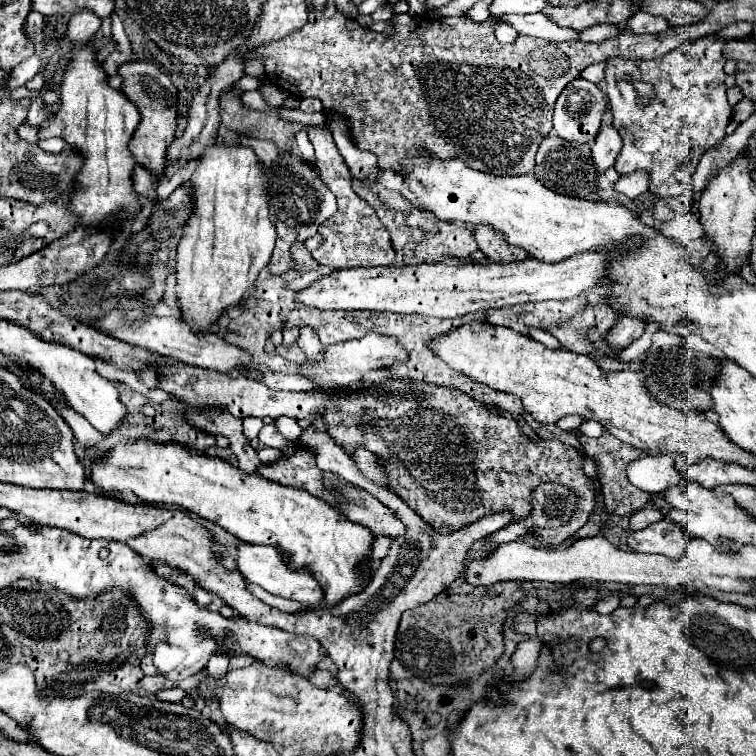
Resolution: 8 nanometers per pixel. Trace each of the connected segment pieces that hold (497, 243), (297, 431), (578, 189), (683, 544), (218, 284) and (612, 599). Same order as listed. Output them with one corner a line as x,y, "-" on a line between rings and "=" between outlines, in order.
475,227
475,241
489,261
517,263
527,259
527,251
519,247
511,247
501,235
495,235
491,227
=
279,417
275,420
278,431
285,437
285,439
290,441
296,441
300,438
302,429
299,427
295,419
289,417
=
547,135
537,151
535,177
551,191
577,197
577,199
597,199
597,169
591,159
589,145
571,143
567,139
559,139
557,135
=
659,521
641,531
631,531
627,545
639,553
661,553
671,559
681,559
687,549
687,537
679,523
=
215,143
207,153
203,153
201,157
201,163
199,167
195,169
195,173
191,175
189,183
195,187
195,215
187,221
187,225
183,227
183,239
177,247
177,297
179,297
179,305
181,305
181,311
185,313
185,321
187,325
193,327
193,331
203,331
207,327
211,327
213,323
217,323
217,319
227,311
227,307
239,303
241,299
247,297
247,289
249,285
257,279
259,271
269,263
271,259
271,253
273,253
273,247
275,247
275,225
271,223
269,219
269,209
267,209
267,195
265,195
265,177
263,177
263,171
257,167
257,155
253,153
251,147
239,147
239,145
223,145
223,143
=
607,595
601,601
597,601
595,611
601,613
601,615
611,615
617,607
619,607
619,597
617,595

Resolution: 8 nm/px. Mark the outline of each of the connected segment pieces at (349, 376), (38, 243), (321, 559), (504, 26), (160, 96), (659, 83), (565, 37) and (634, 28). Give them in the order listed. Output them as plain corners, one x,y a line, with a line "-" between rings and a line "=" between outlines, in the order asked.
367,333
361,339
351,339
345,343
335,343
323,349
321,361
307,359
305,363
297,365
297,375
307,377
309,381
317,383
319,387
347,387
355,381
359,381
367,371
381,369
397,359
405,359
405,351
399,347
395,337
385,337
379,333
=
27,237
23,243
19,243
19,245
15,247
15,259
23,259
23,257
27,257
27,255
39,251
39,249
43,249
45,245
47,245
45,239
39,239
39,237
=
143,437
121,441
97,455
89,465
89,479
105,491
131,491
143,503
183,507
221,525
245,543
279,547
291,567
307,567
315,573
327,595
327,605
335,605
363,589
357,563
371,555
373,533
345,519
323,499
303,489
279,485
259,475
259,471
245,473
221,457
207,455
183,443
=
505,22
495,25
495,35
500,43
513,43
518,37
518,32
=
147,61
123,63
119,65
117,75
123,79
121,93
131,103
135,103
141,113
141,123
129,141
129,151
133,153
137,163
141,163
153,175
159,177
165,171
165,151
173,141
175,137
173,133
177,129
177,89
173,87
173,83
163,71
159,71
153,63
147,63
=
709,35
695,41
691,39
691,43
683,43
659,59
607,61
607,97
613,111
613,123
623,137
615,169
621,175
639,169
647,171
649,193
655,197
677,197
689,191
701,155
717,147
725,137
725,131
719,131
721,121
725,115
731,121
733,109
723,85
723,47
725,41
=
535,13
535,15
505,15
505,19
521,35
533,35
533,37
541,37
541,39
547,39
547,41
555,41
555,43
565,43
565,41
577,41
579,39
577,31
557,27
543,13
=
635,11
629,21
625,23
625,29
629,33
661,33
669,27
669,23
663,17
655,17
645,11

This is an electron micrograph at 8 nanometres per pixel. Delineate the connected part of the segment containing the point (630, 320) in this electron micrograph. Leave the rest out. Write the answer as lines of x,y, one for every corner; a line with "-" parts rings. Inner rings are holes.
623,315
617,319
615,327
609,331
609,335
605,337
607,343
611,345
611,349
621,351
625,347
629,347
635,339
639,339
645,331
647,323
645,319
637,317
637,315

